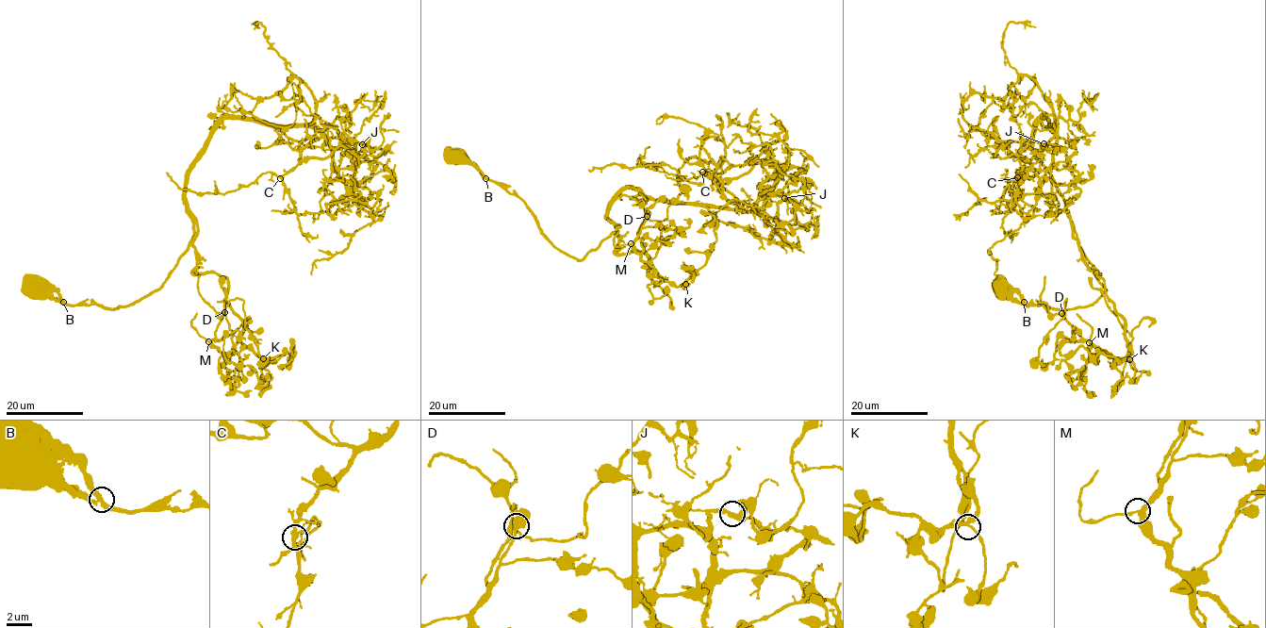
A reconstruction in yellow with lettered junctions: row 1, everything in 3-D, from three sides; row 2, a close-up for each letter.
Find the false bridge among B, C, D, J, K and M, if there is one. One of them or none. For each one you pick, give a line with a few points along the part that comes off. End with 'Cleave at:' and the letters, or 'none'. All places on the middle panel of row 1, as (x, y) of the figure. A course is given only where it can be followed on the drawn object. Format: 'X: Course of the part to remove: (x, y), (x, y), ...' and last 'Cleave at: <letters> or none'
Cleave at: none

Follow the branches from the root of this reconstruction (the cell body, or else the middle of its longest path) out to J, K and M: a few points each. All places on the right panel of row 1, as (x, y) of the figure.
J: (1002, 289), (1060, 309), (1106, 290), (1034, 153), (1033, 127), (1045, 118), (1062, 148), (1044, 144)
K: (1002, 289), (1025, 305), (1091, 305), (1106, 288), (1078, 244), (1124, 320), (1129, 359)
M: (1002, 289), (1025, 305), (1091, 305), (1106, 288), (1078, 244), (1132, 338), (1124, 357), (1089, 342)

